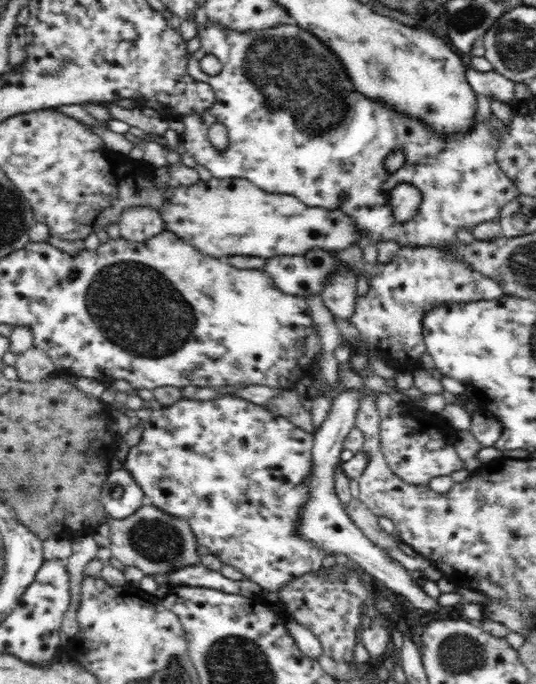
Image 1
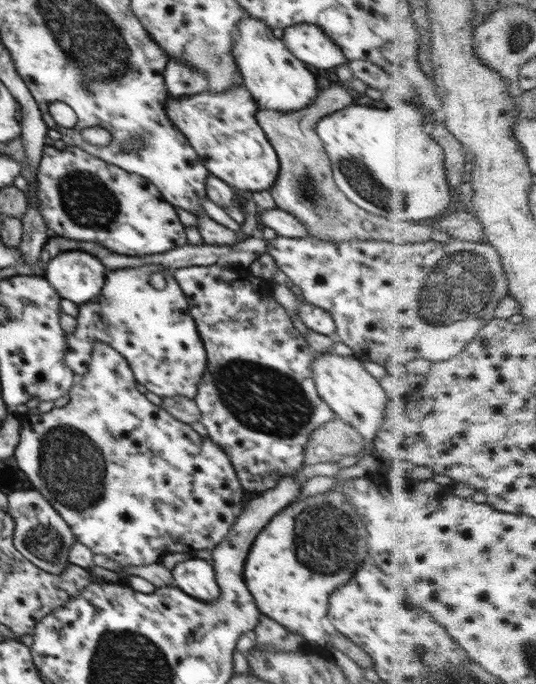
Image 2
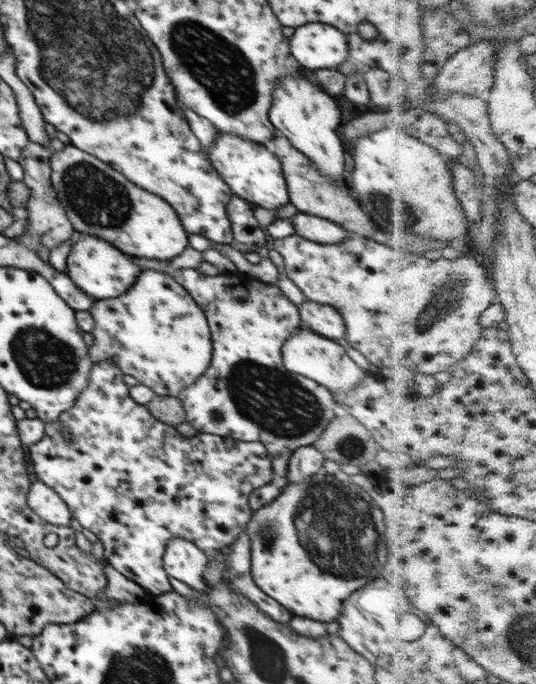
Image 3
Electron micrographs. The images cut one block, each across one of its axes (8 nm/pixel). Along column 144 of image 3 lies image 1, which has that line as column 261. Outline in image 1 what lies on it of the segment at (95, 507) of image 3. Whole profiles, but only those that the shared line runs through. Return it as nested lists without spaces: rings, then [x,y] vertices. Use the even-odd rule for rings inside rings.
[[[224,394],[219,399],[211,401],[200,401],[180,398],[172,406],[161,407],[159,410],[153,410],[150,419],[140,422],[142,430],[141,441],[129,450],[124,468],[128,470],[134,480],[144,491],[146,503],[156,506],[156,509],[170,514],[174,518],[185,519],[196,536],[198,553],[201,555],[215,554],[221,560],[222,564],[234,566],[240,571],[245,579],[254,581],[260,588],[266,592],[276,592],[282,586],[293,582],[303,575],[314,573],[322,568],[322,559],[327,556],[327,552],[322,551],[318,545],[300,538],[298,535],[298,524],[300,524],[300,514],[306,506],[305,502],[309,497],[309,478],[312,470],[312,447],[313,435],[304,429],[292,424],[283,415],[274,414],[271,410],[264,408],[263,405],[250,403],[240,397],[233,397]]]

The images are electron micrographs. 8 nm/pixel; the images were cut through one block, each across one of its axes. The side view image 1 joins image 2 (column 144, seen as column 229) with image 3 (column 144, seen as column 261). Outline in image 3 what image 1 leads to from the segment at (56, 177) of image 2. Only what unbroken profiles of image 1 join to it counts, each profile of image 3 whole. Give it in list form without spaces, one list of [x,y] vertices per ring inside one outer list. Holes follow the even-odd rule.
[[[69,144],[63,150],[51,154],[50,169],[52,186],[58,200],[66,208],[66,216],[70,218],[75,231],[104,238],[126,254],[140,256],[140,258],[154,258],[154,260],[174,258],[180,252],[184,252],[184,248],[188,246],[188,232],[182,228],[182,224],[178,220],[178,213],[172,206],[164,198],[130,182],[118,170],[114,170],[110,164]]]

